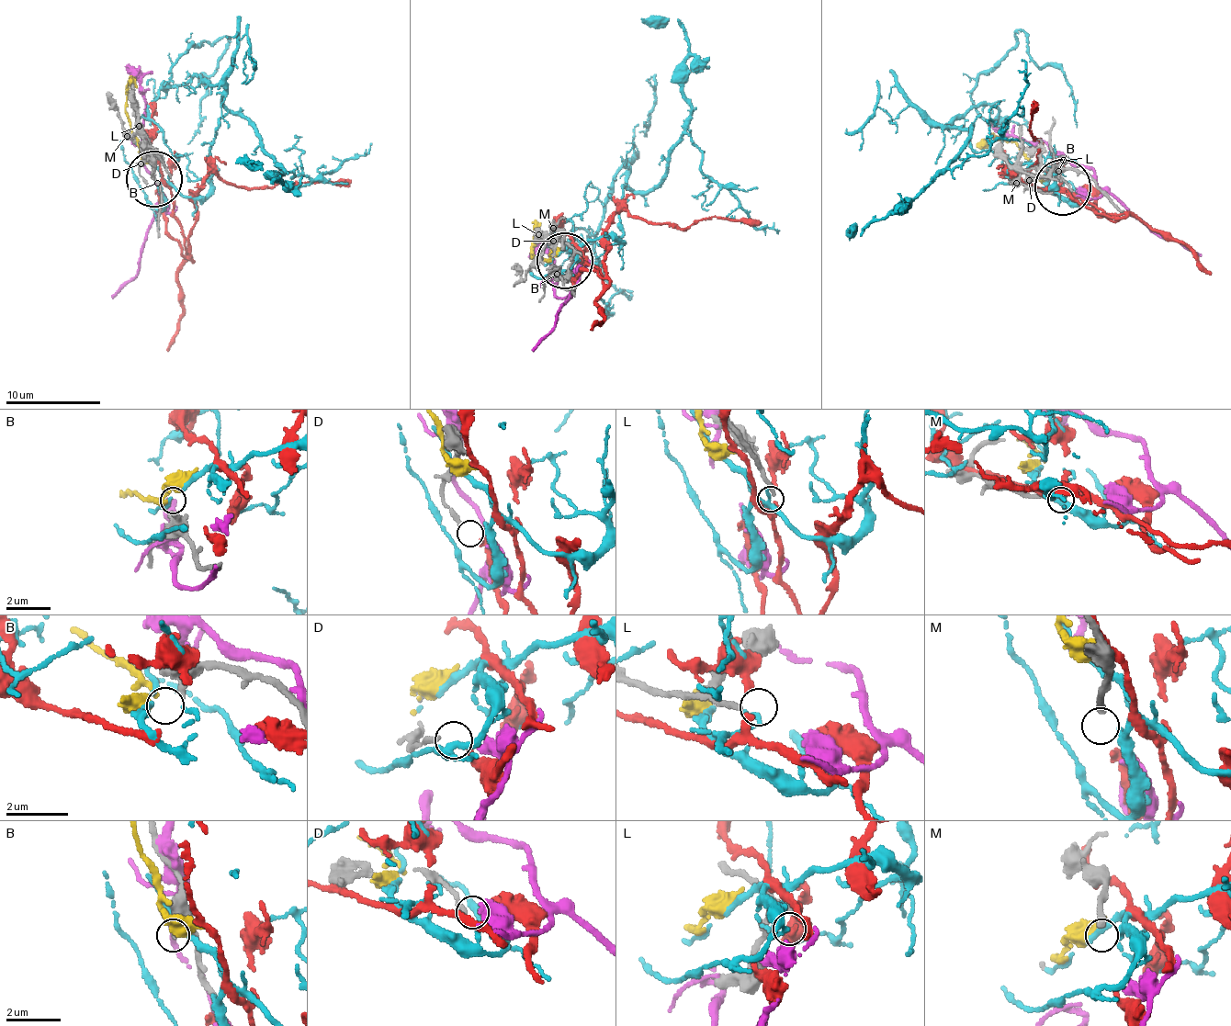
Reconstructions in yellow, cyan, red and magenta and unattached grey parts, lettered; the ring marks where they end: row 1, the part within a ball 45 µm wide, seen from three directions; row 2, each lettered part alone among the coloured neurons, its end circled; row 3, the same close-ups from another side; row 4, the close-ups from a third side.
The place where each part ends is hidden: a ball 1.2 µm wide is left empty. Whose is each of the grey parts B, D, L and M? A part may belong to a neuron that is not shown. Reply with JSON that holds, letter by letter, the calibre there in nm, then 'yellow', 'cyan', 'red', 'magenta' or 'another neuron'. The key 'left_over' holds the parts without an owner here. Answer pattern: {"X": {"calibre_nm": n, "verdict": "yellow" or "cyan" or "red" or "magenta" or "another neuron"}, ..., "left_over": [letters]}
{"B": {"calibre_nm": 280, "verdict": "yellow"}, "D": {"calibre_nm": 180, "verdict": "another neuron"}, "L": {"calibre_nm": 180, "verdict": "another neuron"}, "M": {"calibre_nm": 200, "verdict": "another neuron"}, "left_over": ["D", "L", "M"]}

